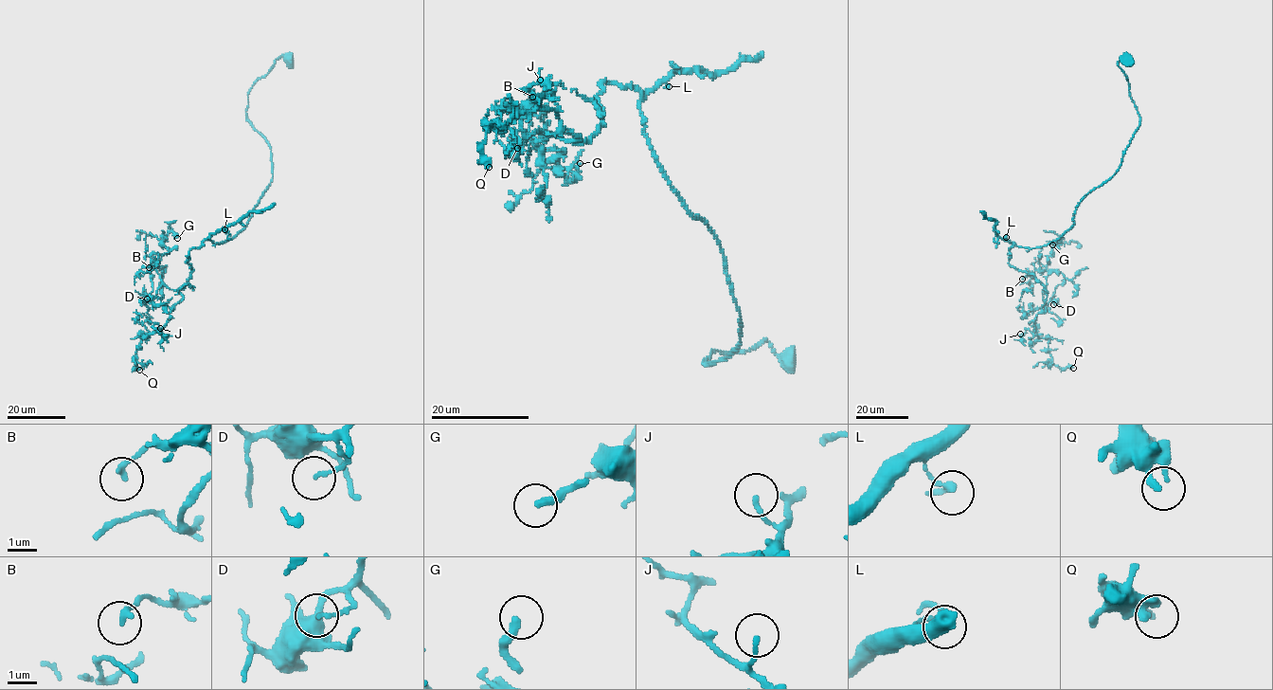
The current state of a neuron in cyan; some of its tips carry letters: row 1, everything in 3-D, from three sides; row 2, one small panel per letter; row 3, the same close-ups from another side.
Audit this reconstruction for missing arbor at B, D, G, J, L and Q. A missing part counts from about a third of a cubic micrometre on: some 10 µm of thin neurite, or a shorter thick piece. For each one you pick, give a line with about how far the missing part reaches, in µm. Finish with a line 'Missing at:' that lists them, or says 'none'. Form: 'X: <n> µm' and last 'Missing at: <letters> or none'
G: 20 µm
Missing at: G

